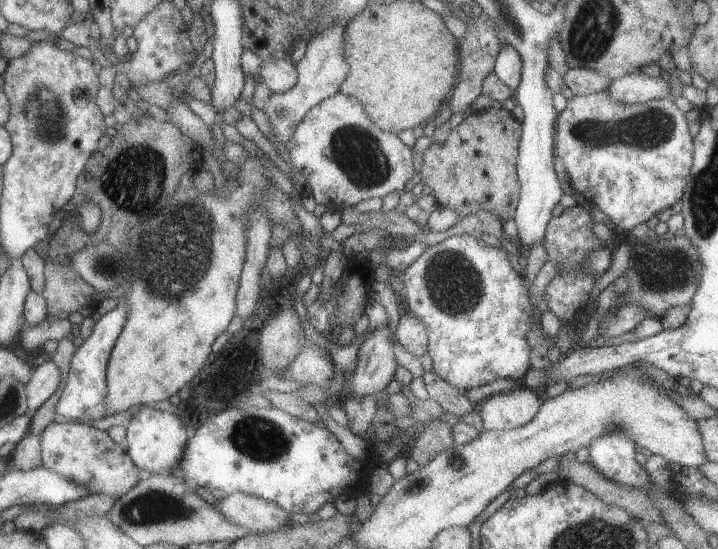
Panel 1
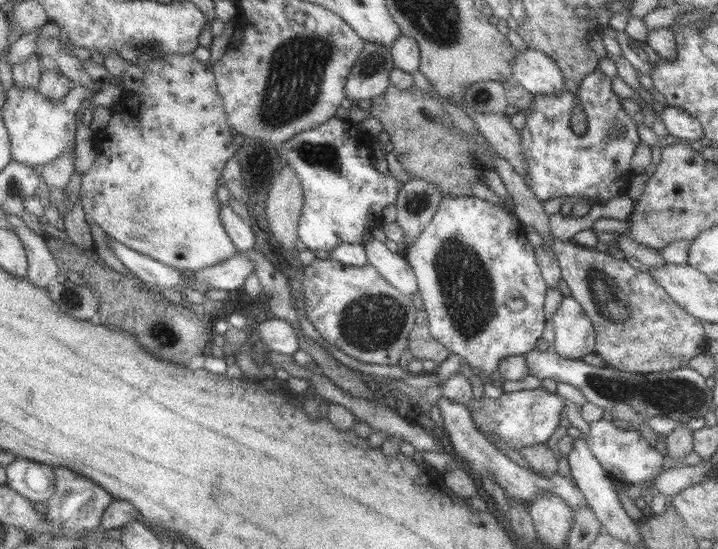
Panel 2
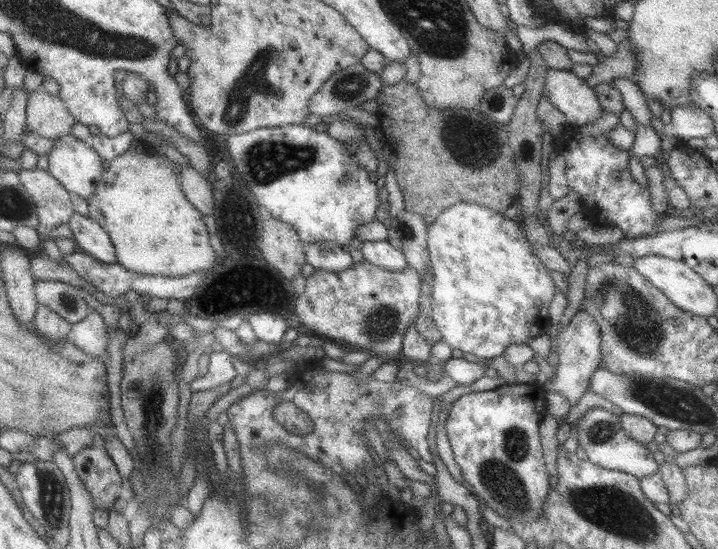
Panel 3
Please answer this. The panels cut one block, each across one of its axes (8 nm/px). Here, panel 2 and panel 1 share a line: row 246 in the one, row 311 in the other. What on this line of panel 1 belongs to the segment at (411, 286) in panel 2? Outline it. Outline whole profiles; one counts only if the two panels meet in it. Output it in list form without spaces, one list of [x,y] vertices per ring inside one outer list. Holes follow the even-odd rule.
[[[373,297],[369,298],[364,305],[364,313],[369,320],[369,329],[371,332],[367,334],[365,341],[359,346],[358,361],[354,368],[353,374],[346,381],[346,387],[344,393],[347,396],[369,396],[369,394],[376,394],[380,391],[384,391],[385,387],[394,379],[395,368],[398,364],[396,362],[396,356],[393,355],[393,336],[391,336],[391,330],[387,328],[387,314],[383,309],[383,306],[379,302],[375,302]]]

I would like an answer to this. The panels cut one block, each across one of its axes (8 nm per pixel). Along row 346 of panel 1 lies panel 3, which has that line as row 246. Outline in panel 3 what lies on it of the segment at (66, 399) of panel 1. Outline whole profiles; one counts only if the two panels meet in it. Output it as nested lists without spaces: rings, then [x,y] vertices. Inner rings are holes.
[[[73,212],[68,224],[73,240],[83,252],[97,261],[116,263],[113,244],[97,222]]]

